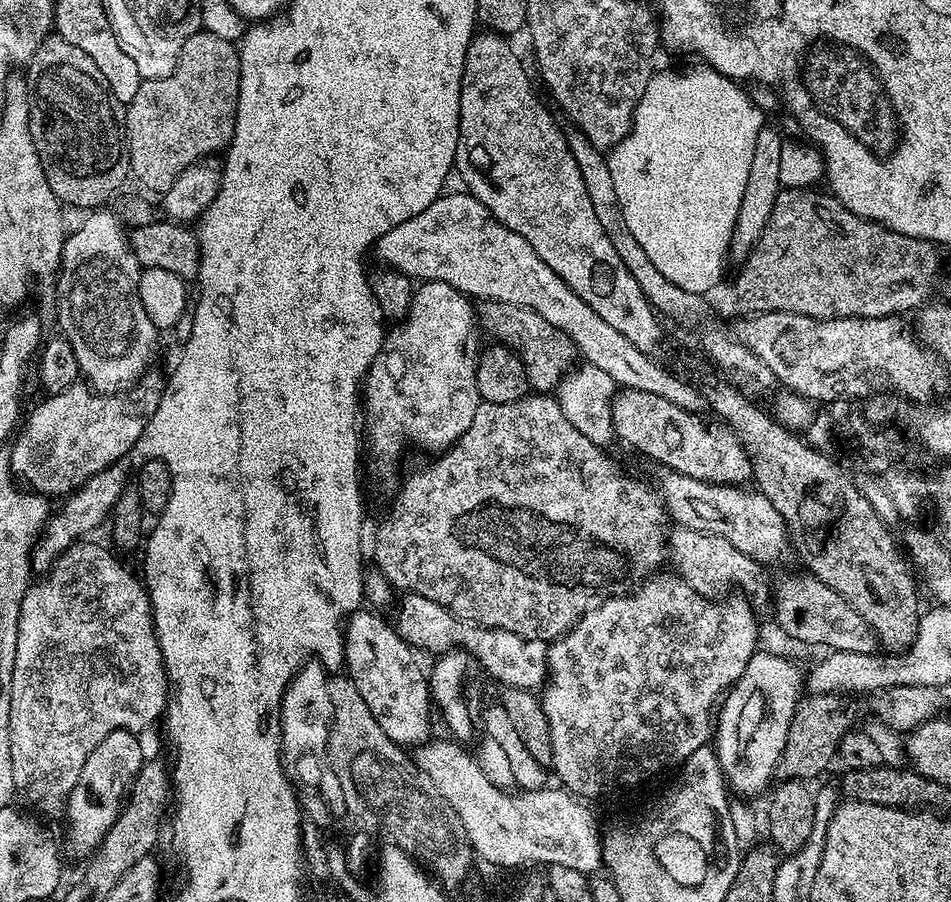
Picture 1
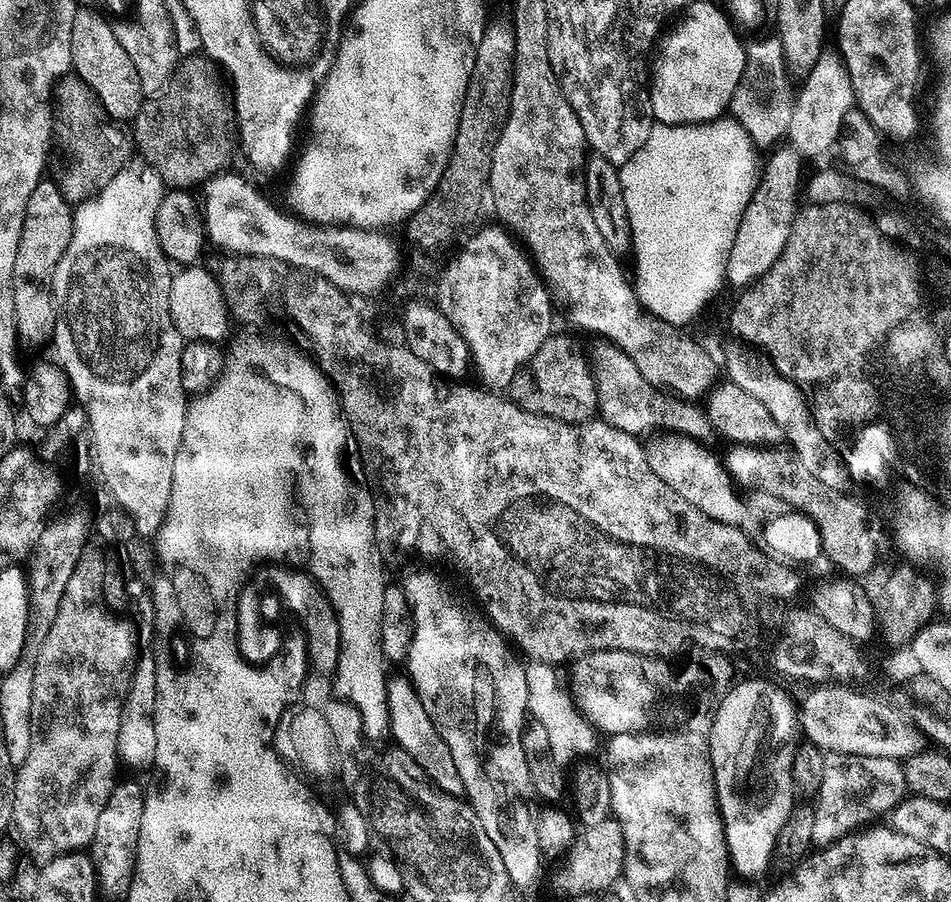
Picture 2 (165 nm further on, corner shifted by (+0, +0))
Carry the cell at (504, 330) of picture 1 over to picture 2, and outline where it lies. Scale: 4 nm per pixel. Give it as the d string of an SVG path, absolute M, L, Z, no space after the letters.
M601 338L595 343L597 344L586 352L586 360L596 383L596 407L599 419L618 430L629 432L634 437L639 437L640 432L648 434L653 430L663 430L665 433L676 432L678 435L690 436L701 442L713 439L714 433L708 415L704 413L699 403L691 399L673 398L652 385L638 372L634 362L618 345Z

